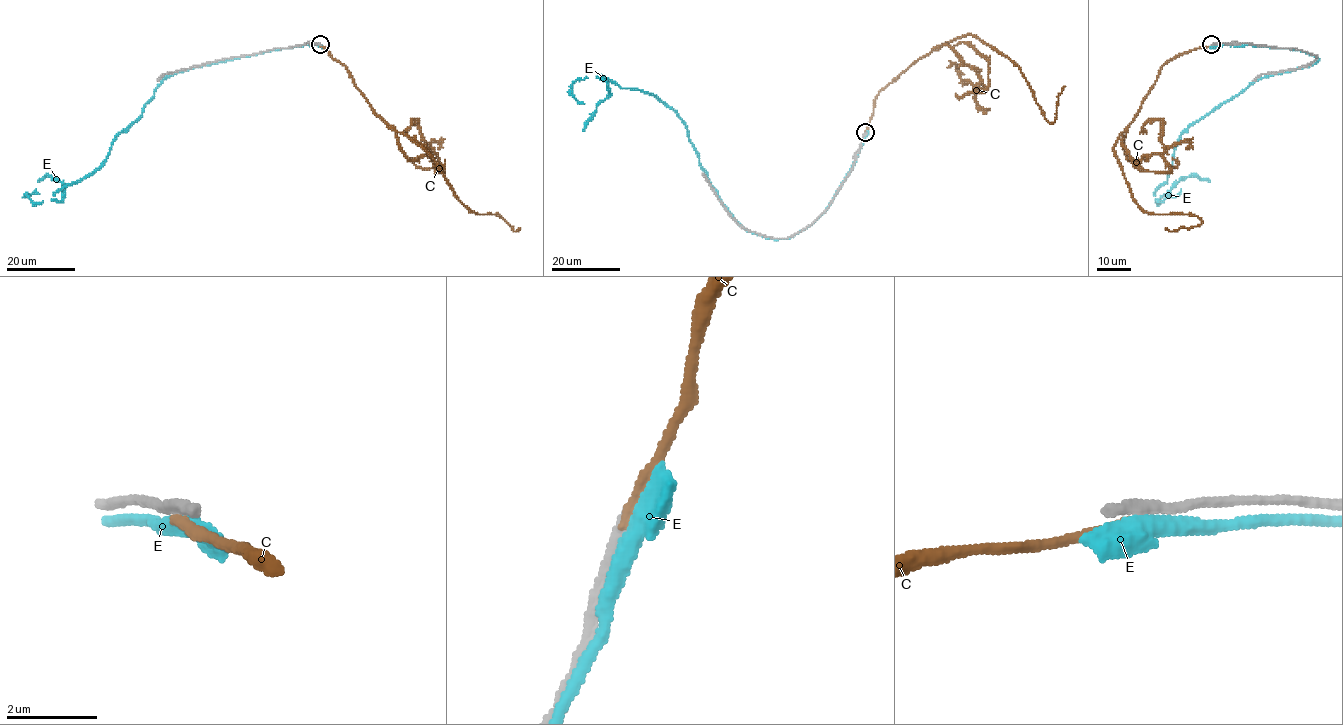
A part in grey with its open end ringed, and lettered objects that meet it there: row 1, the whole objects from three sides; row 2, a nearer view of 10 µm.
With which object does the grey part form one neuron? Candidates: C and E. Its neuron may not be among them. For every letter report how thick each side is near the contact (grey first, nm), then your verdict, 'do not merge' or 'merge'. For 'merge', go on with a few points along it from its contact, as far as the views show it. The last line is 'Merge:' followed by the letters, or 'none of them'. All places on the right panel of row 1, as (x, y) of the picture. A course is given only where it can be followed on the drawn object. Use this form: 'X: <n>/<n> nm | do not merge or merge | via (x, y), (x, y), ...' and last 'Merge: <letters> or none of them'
C: 340/280 nm | do not merge
E: 360/440 nm | do not merge
Merge: none of them

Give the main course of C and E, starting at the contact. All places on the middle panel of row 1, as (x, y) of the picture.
C: (865, 134), (874, 98), (889, 83), (935, 47), (967, 34), (1019, 68), (1050, 122), (1064, 86)
E: (864, 135), (827, 208), (772, 239), (726, 207), (686, 127), (654, 94), (597, 76), (608, 95), (583, 130)

